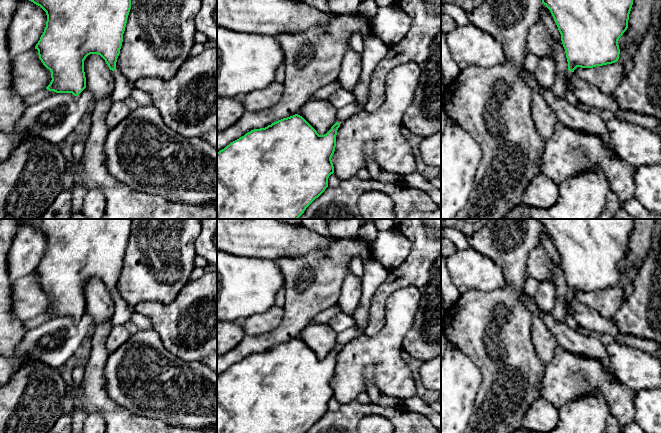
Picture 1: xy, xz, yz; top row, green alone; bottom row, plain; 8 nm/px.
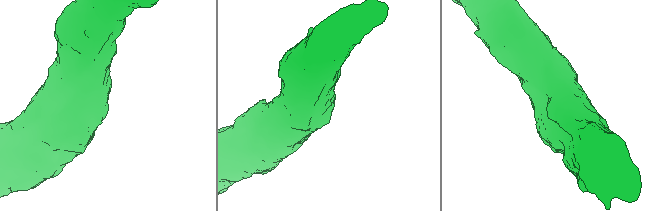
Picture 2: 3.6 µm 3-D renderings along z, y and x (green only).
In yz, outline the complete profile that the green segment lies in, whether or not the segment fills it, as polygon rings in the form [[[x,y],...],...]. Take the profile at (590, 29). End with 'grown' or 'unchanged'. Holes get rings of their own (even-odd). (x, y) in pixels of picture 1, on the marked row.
[[[542,0],[542,3],[550,10],[561,34],[568,62],[567,79],[577,67],[593,68],[618,61],[618,40],[628,28],[633,0]]] | grown

